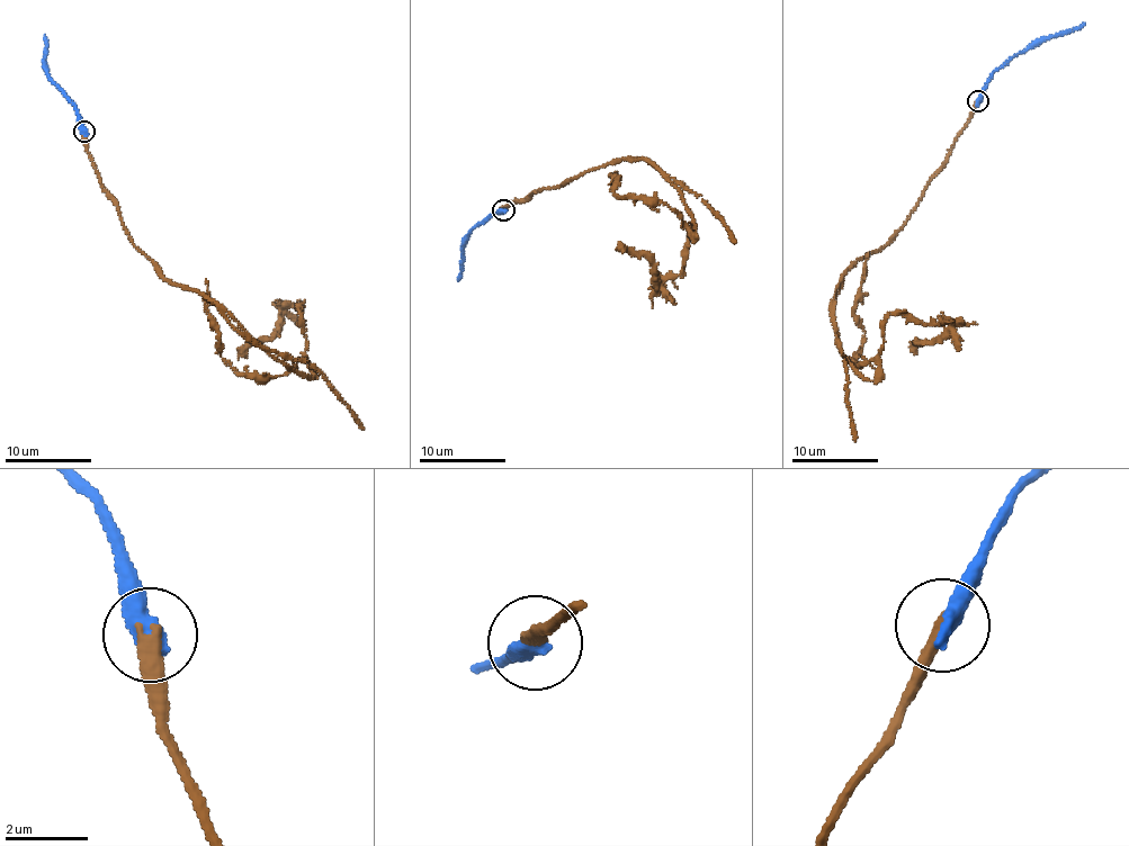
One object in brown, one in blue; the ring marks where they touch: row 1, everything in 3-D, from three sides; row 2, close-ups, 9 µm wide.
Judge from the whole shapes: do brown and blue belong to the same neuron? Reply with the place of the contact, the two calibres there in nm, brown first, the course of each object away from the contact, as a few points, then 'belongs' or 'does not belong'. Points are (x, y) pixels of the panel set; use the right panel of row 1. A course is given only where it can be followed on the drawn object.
(977, 101) | 360/550 nm | brown via (977, 101), (899, 231), (835, 290), (836, 343), (861, 377), (877, 371), (888, 315), (948, 324), (914, 354) | blue via (977, 101), (991, 75), (1022, 51), (1077, 29), (1085, 23) | does not belong

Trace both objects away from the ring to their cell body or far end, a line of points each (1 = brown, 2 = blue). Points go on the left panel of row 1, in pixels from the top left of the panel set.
1: (84, 132), (123, 228), (166, 279), (314, 377), (298, 306), (238, 360)
2: (84, 132), (72, 105), (51, 78), (44, 57), (47, 43), (45, 34)

